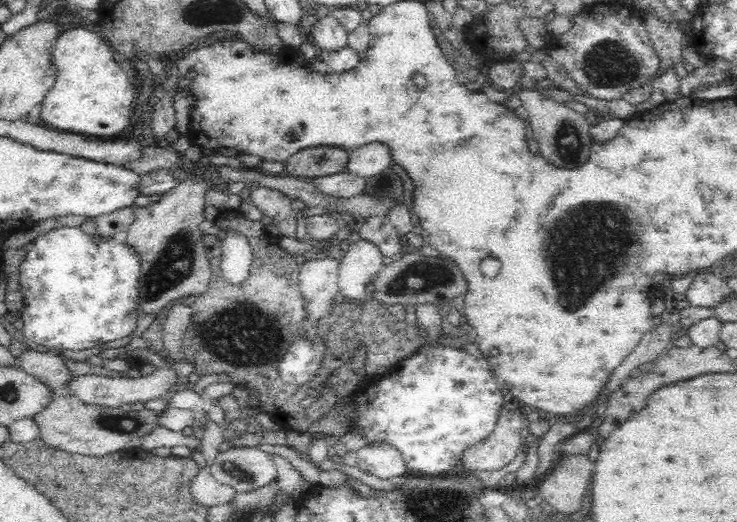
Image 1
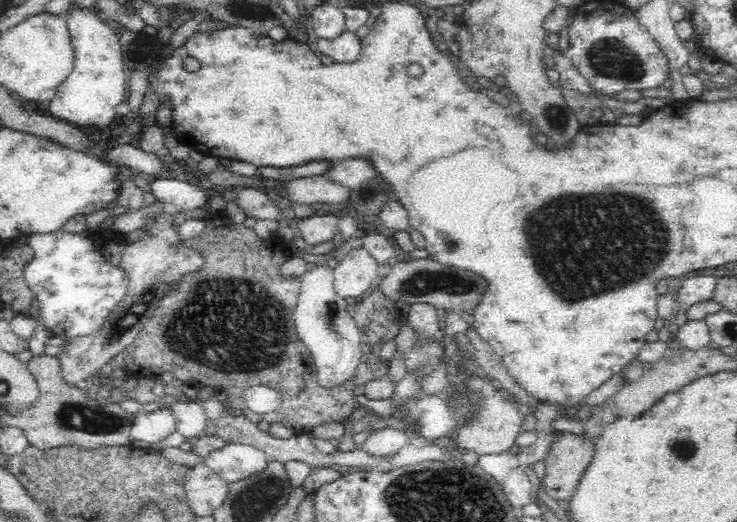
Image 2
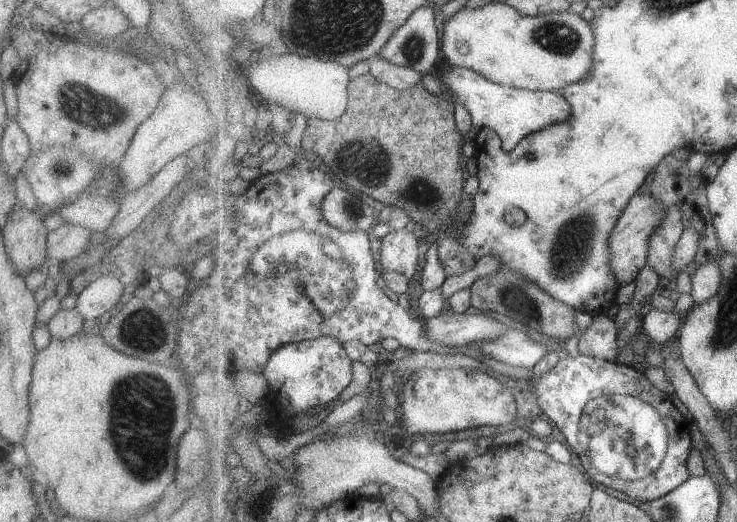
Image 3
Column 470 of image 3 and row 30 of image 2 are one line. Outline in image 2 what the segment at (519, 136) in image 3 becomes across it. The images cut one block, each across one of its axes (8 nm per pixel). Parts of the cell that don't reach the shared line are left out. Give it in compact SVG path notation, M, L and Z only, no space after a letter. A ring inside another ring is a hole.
M74 9L66 14L70 32L70 45L74 51L74 68L71 74L58 86L56 96L48 104L48 112L54 119L64 120L71 126L84 130L88 126L108 128L116 121L116 106L126 96L126 74L124 74L124 53L121 50L120 35L116 29L104 23L96 9Z

